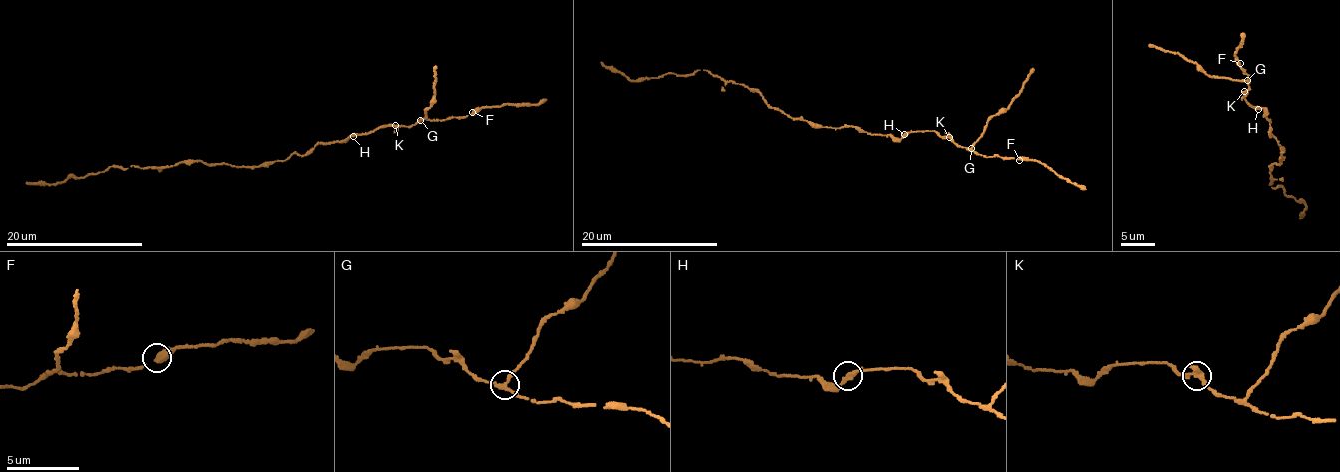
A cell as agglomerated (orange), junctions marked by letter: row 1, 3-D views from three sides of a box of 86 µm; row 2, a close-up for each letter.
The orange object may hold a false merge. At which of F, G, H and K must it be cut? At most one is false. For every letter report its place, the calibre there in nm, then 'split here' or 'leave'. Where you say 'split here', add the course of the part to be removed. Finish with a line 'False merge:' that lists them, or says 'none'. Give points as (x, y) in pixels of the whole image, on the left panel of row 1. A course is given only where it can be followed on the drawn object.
F: (472, 112) | 320 nm | leave
G: (420, 120) | 280 nm | split here | (421, 120), (425, 117), (424, 112), (434, 92), (435, 67)
H: (353, 136) | 300 nm | leave
K: (395, 125) | 280 nm | leave
False merge: G

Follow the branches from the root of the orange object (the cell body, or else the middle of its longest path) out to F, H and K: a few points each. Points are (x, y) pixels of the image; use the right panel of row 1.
F: (1277, 140), (1269, 137), (1270, 121), (1263, 115), (1263, 108), (1244, 98), (1250, 77), (1240, 63)
H: (1277, 140), (1271, 135), (1269, 137), (1270, 121), (1263, 115), (1263, 108), (1258, 109)
K: (1277, 140), (1271, 135), (1269, 137), (1270, 121), (1263, 115), (1263, 108), (1246, 103), (1244, 91)

